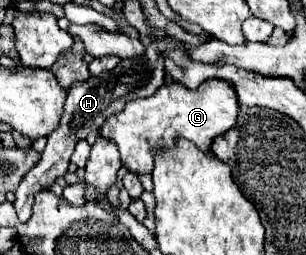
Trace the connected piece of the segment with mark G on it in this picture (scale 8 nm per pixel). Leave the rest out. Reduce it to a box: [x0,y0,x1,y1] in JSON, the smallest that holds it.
[100,80,238,174]

